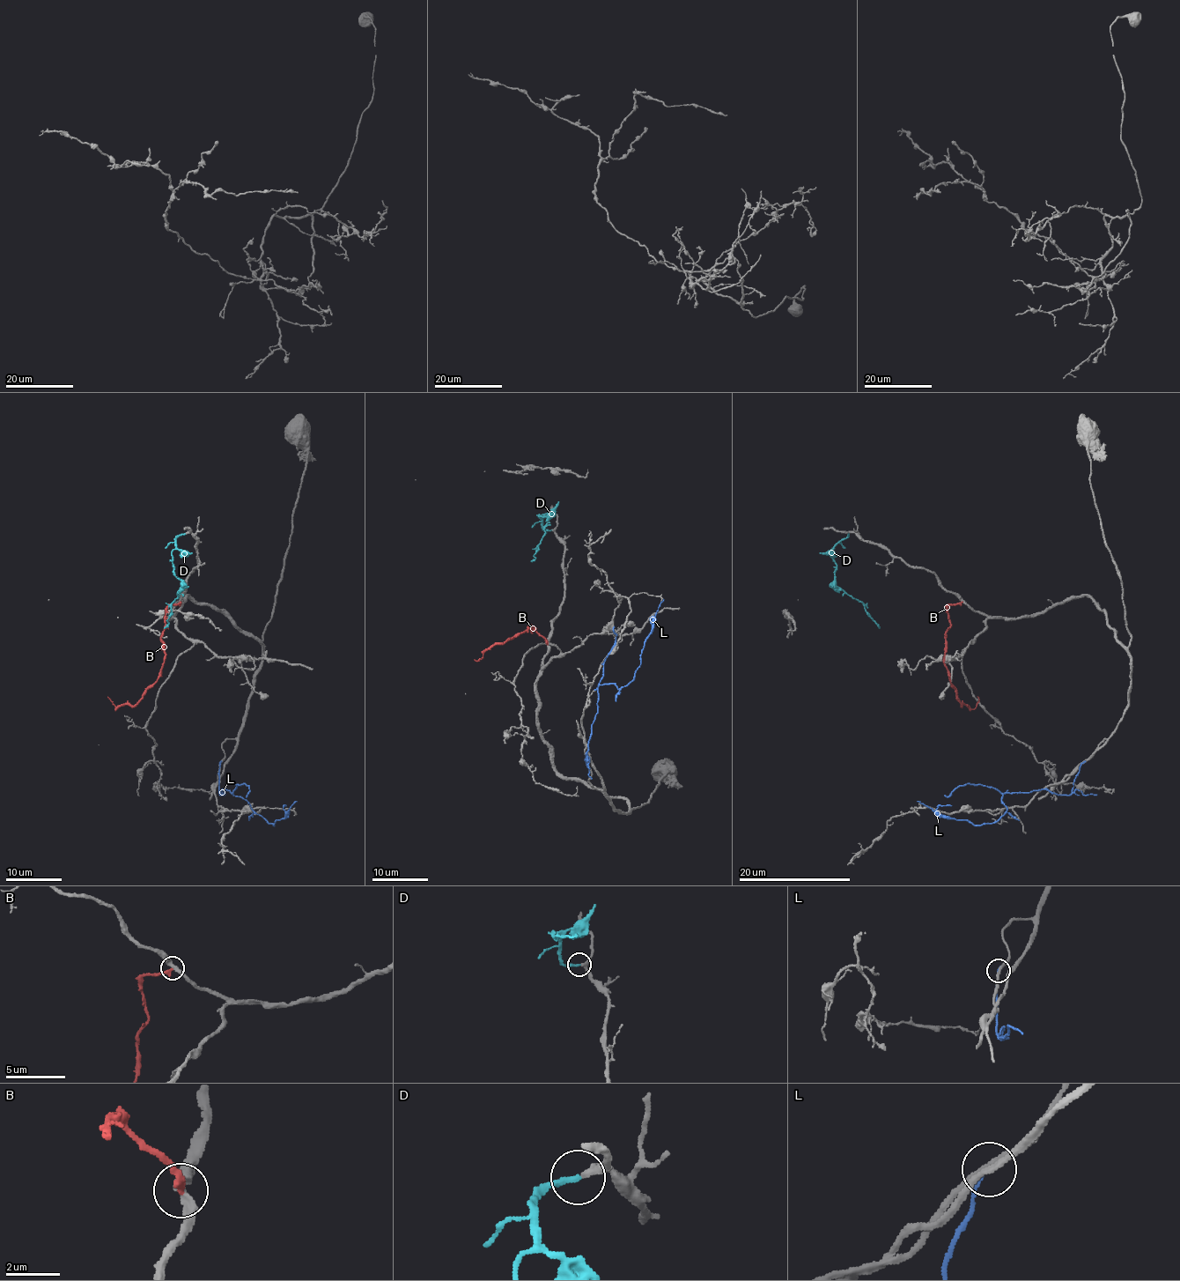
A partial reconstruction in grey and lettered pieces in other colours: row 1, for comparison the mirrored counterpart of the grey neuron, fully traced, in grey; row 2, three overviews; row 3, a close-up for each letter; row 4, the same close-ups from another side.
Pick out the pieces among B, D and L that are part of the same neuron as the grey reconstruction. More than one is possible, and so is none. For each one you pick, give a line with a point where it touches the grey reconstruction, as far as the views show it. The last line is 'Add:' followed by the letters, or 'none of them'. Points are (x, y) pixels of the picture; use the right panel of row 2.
D: Touches grey at (848, 534)
Add: D

